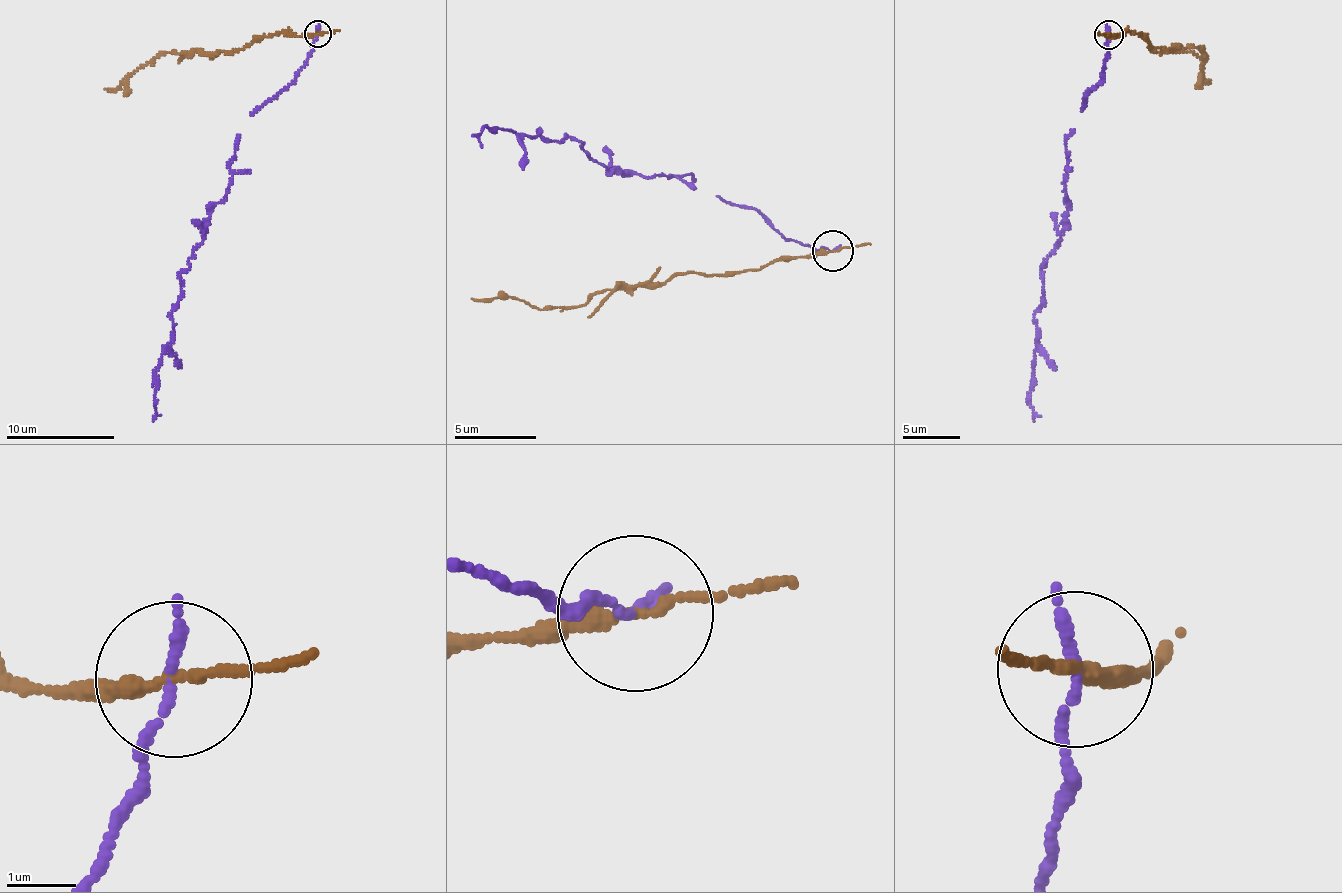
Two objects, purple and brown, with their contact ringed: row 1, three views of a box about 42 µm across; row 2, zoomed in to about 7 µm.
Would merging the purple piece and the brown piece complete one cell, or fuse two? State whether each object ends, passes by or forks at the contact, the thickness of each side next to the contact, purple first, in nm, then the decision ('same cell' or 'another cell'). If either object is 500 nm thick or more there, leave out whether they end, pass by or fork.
purple ends | brown passes by | 180/190 nm | another cell

